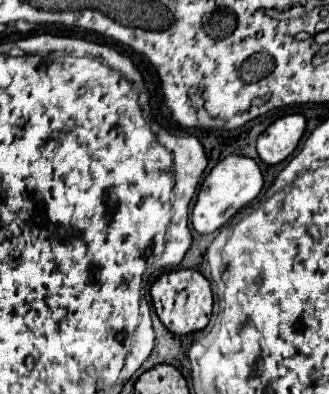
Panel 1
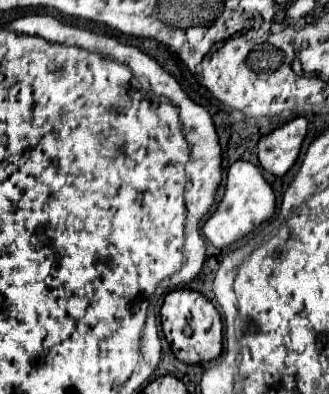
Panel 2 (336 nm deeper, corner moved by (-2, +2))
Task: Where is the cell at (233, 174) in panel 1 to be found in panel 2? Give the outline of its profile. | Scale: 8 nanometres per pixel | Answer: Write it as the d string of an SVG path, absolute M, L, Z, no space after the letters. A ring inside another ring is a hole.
M237 160L227 172L223 200L217 204L215 212L207 218L201 230L215 248L227 248L239 238L243 238L245 234L249 234L261 222L269 220L273 212L275 212L275 194L271 186L267 184L267 180L261 176L261 172L251 162Z

